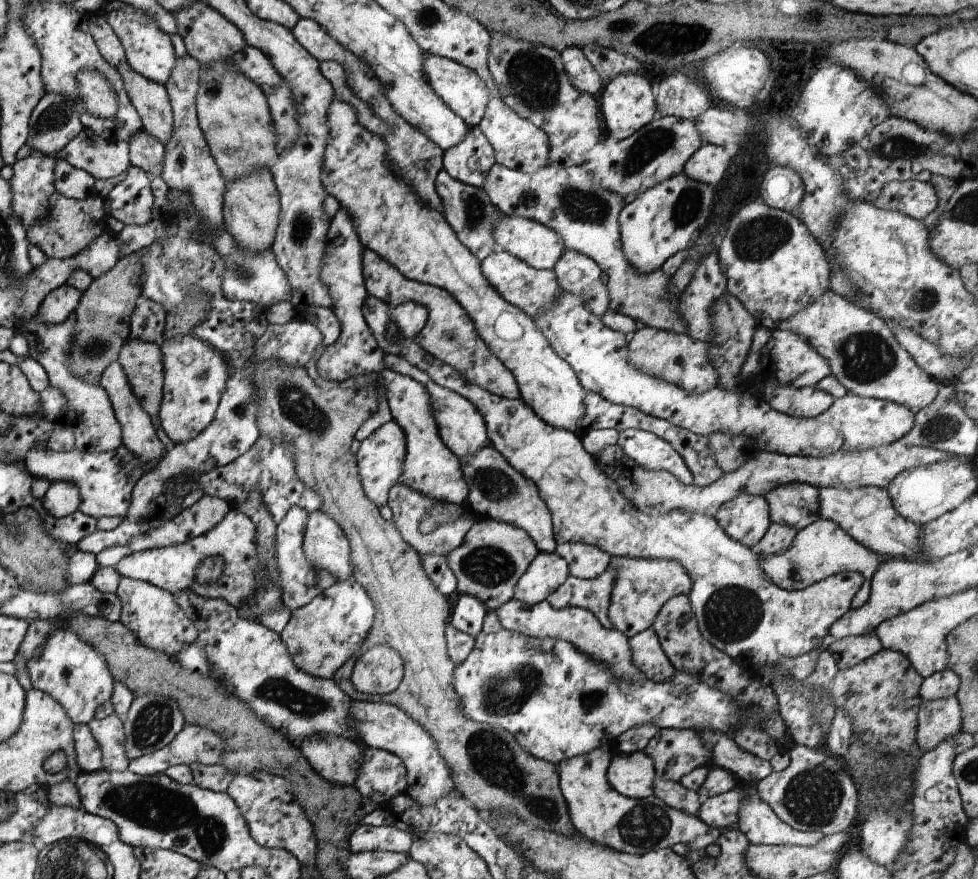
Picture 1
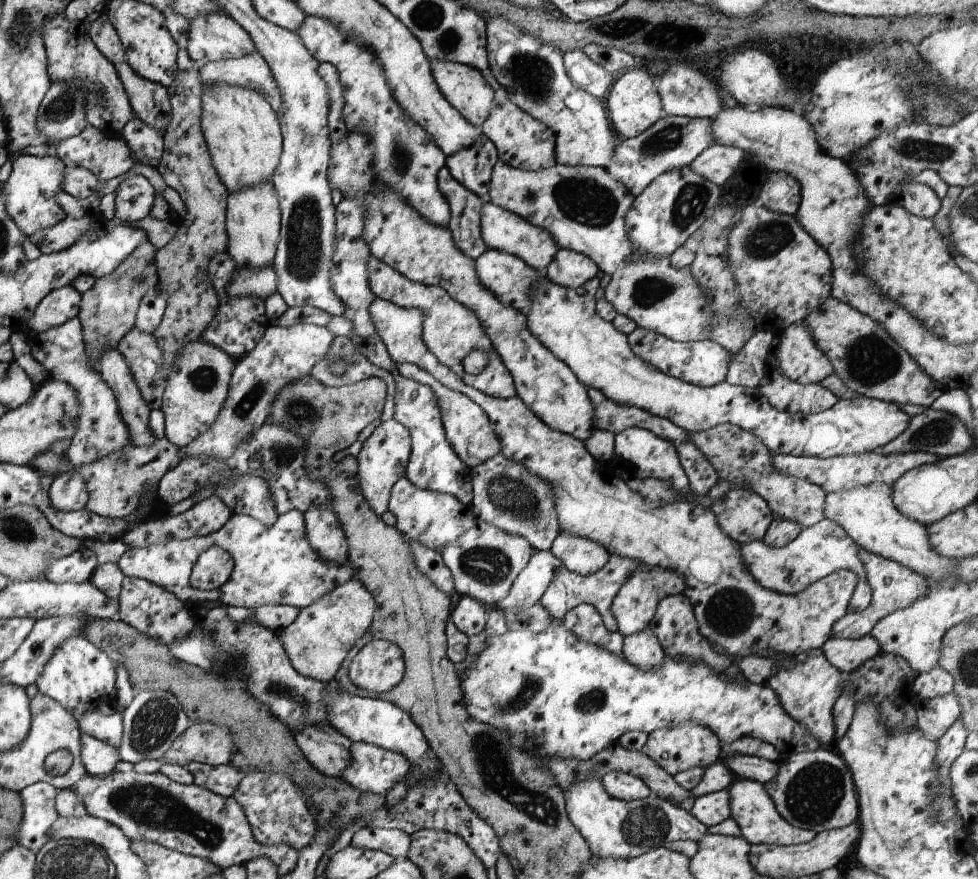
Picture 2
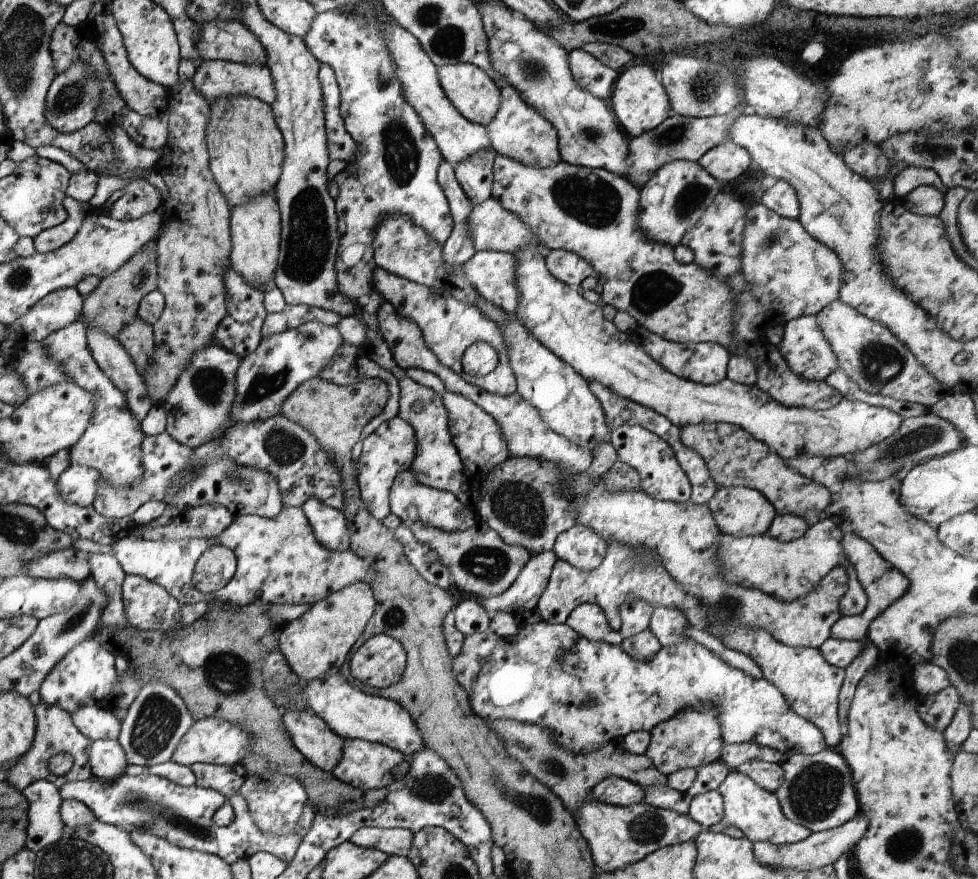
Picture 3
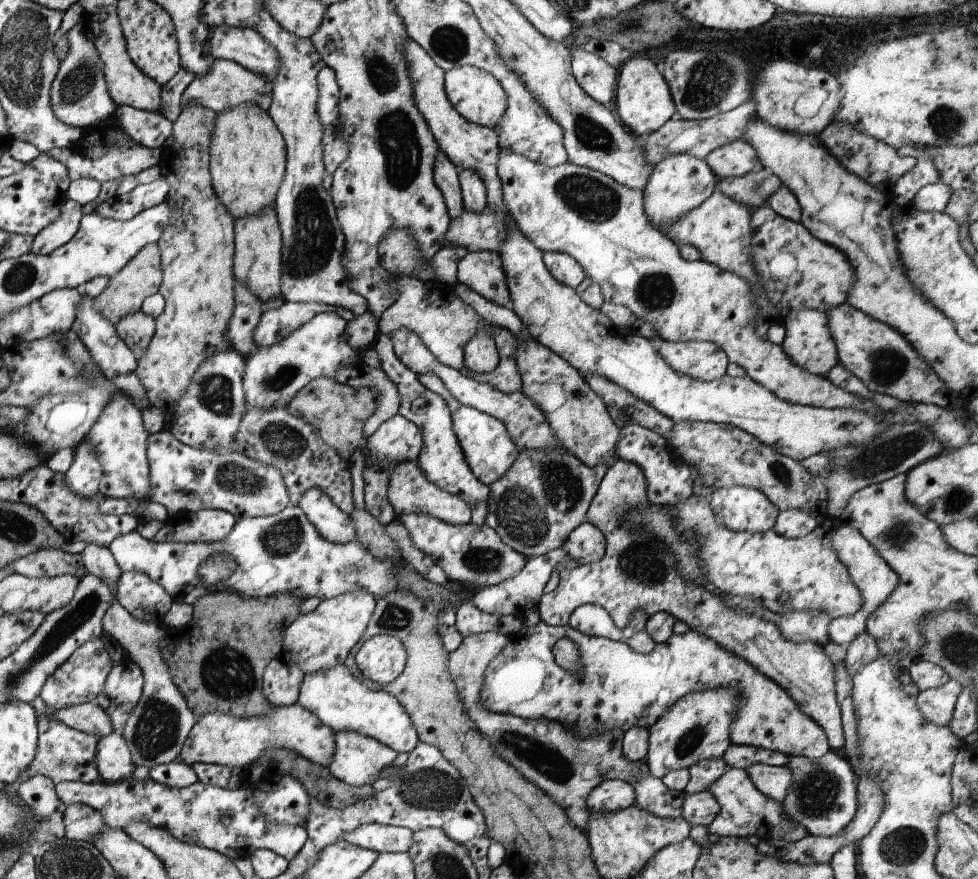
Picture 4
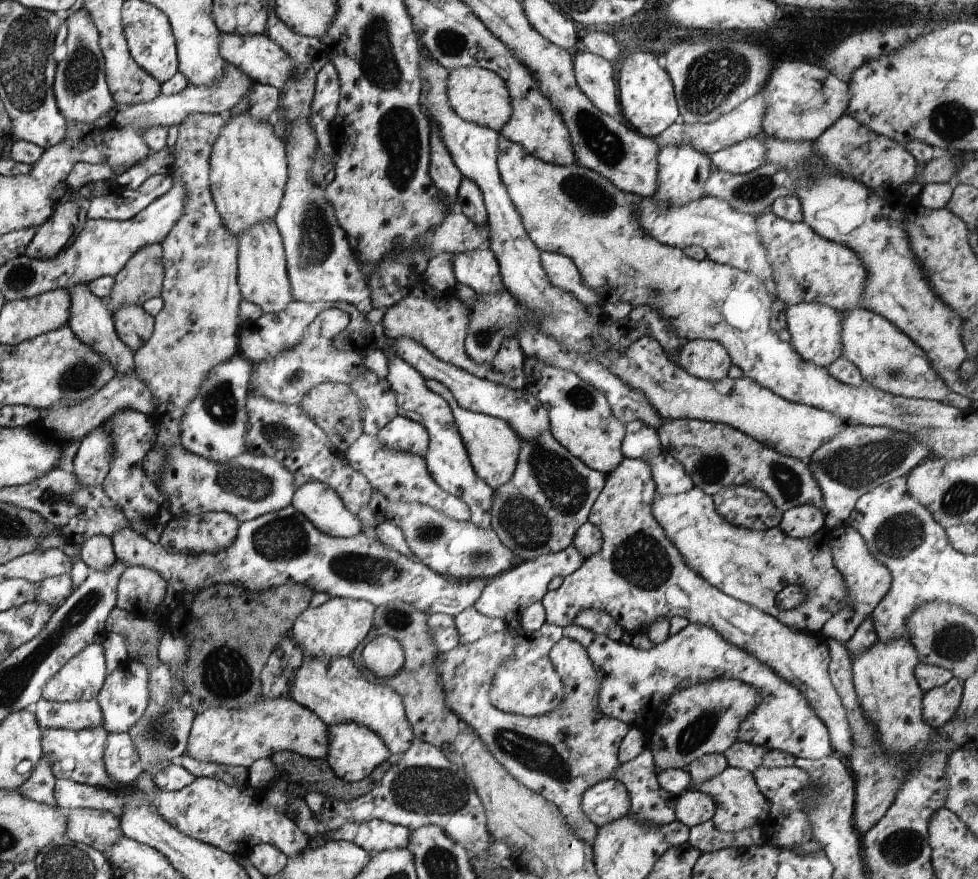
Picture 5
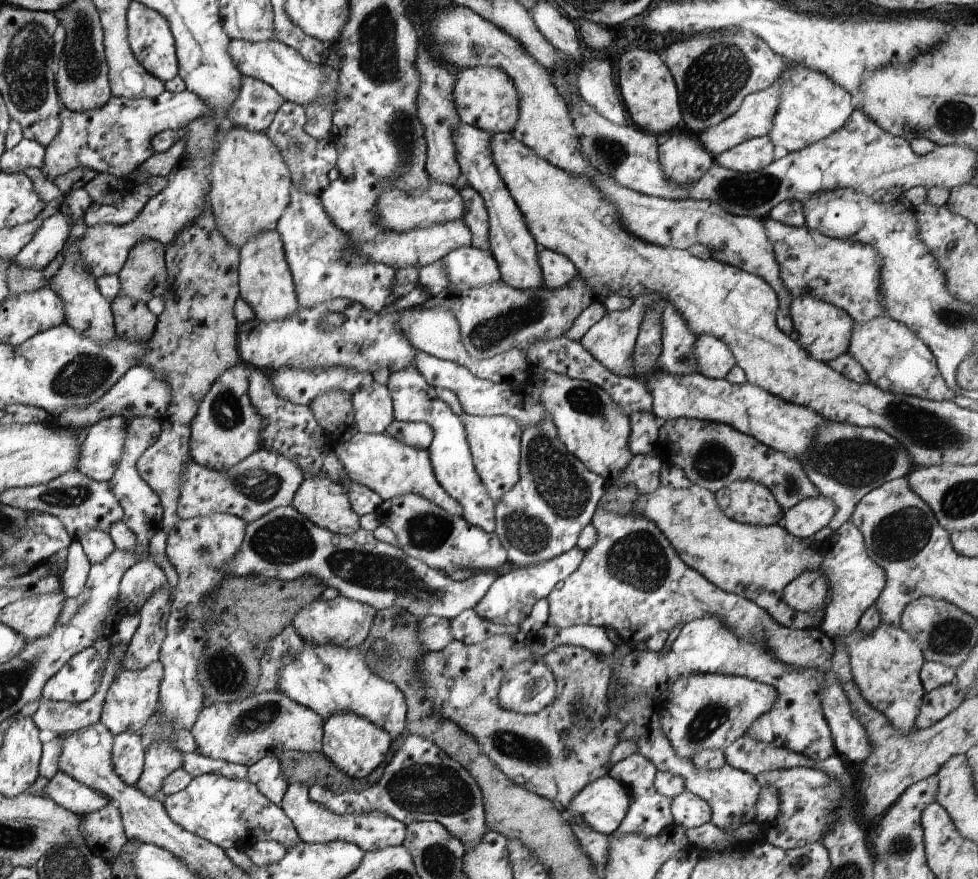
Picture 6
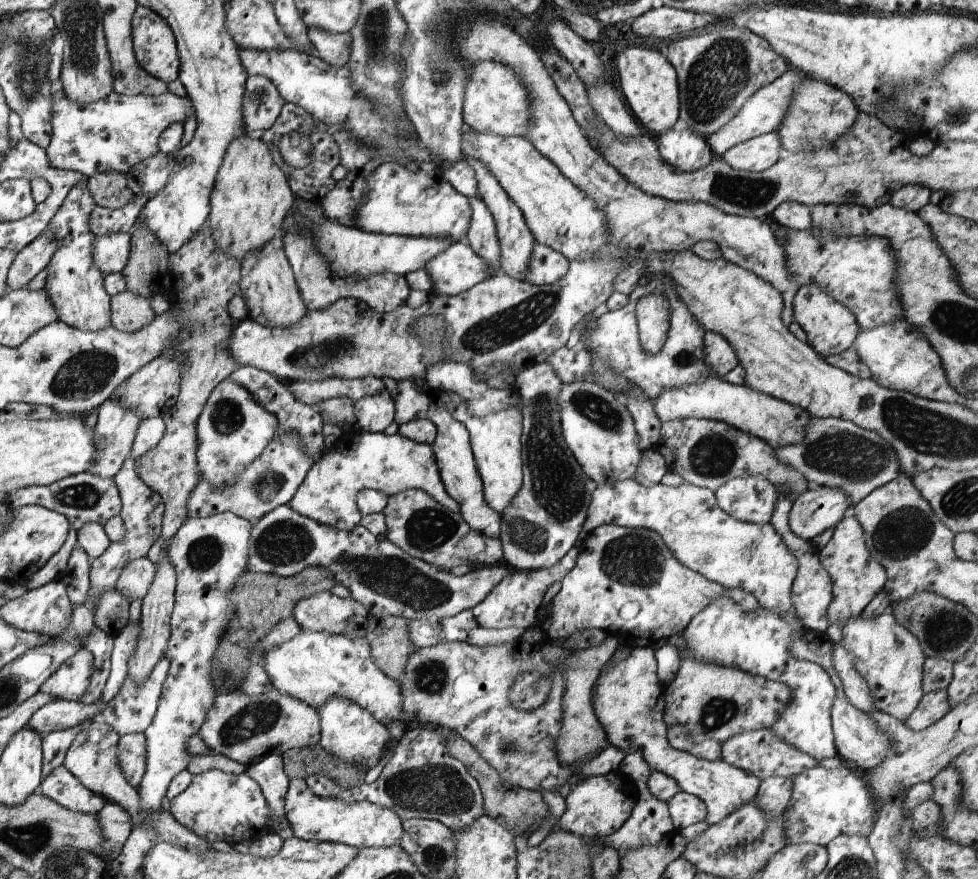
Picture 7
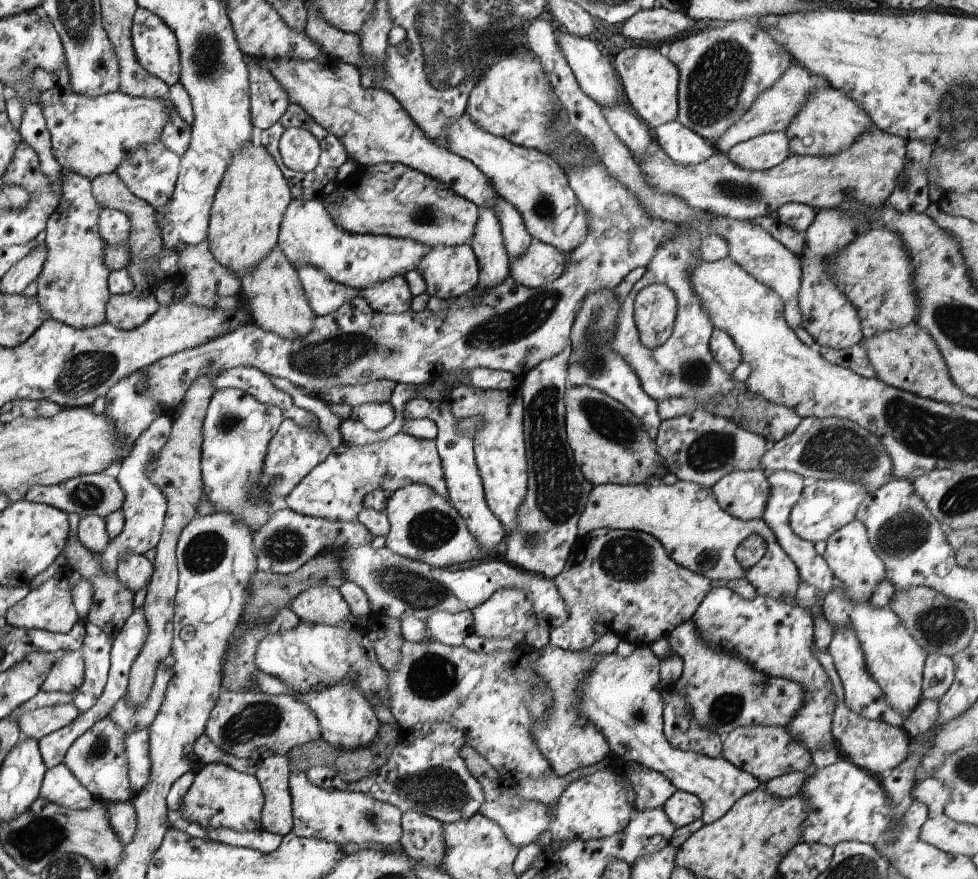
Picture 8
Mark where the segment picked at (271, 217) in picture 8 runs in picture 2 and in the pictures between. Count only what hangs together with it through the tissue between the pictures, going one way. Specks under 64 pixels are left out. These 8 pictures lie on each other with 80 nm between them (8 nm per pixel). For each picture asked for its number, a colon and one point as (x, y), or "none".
2: (243, 132)
3: (246, 148)
4: (247, 160)
5: (248, 173)
6: (250, 180)
7: (252, 195)

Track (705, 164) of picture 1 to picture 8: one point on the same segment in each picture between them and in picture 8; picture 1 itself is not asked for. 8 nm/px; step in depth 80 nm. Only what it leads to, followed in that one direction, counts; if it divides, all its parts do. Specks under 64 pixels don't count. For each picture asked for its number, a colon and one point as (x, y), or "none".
2: (717, 163)
3: (725, 162)
4: (737, 158)
5: (743, 157)
6: (752, 155)
7: (757, 154)
8: (763, 152)

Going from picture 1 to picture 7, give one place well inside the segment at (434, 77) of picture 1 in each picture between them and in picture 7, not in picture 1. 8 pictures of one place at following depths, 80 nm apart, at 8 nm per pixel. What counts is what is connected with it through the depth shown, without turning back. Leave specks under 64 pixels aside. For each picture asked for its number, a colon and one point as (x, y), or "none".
2: (465, 88)
3: (475, 95)
4: (478, 97)
5: (478, 95)
6: (484, 96)
7: (495, 102)

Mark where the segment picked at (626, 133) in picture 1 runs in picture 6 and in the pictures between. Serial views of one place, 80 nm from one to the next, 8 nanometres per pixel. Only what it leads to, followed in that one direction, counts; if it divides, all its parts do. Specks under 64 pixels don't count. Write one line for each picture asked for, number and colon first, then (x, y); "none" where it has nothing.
2: (633, 103)
3: (640, 103)
4: (643, 102)
5: (646, 94)
6: (648, 89)

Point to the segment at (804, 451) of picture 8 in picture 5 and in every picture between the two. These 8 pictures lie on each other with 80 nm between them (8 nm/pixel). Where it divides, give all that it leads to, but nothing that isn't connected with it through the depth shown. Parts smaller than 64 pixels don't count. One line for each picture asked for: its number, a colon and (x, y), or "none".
5: (860, 458)
6: (845, 462)
7: (835, 453)

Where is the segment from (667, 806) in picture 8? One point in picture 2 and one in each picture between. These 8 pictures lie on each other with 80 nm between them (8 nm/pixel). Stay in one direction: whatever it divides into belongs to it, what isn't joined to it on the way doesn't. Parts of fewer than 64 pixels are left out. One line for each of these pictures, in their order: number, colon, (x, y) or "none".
2: (713, 808)
3: (707, 808)
4: (698, 809)
5: (693, 808)
6: (689, 810)
7: (685, 809)

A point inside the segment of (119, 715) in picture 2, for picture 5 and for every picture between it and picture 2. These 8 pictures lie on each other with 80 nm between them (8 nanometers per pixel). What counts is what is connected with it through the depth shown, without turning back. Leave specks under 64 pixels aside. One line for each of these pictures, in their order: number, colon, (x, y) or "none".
3: (97, 722)
4: (90, 718)
5: (74, 715)

